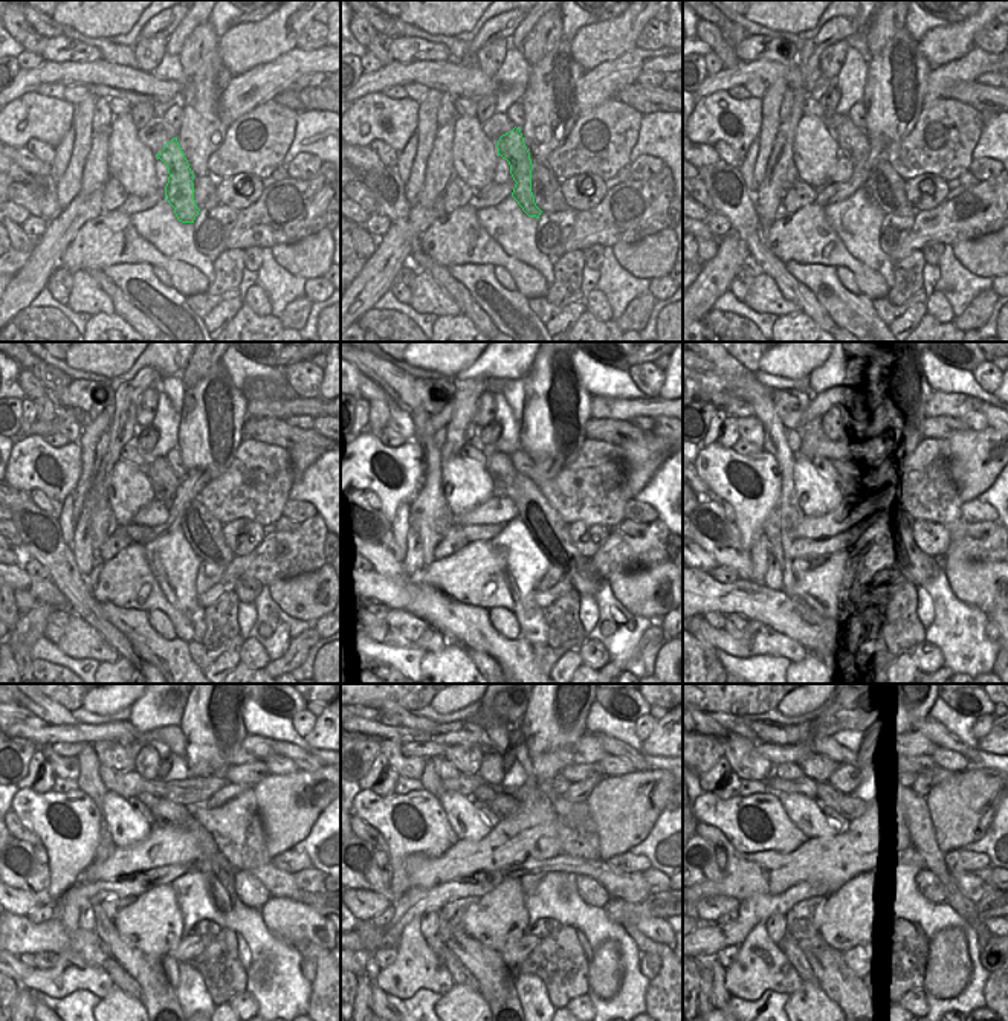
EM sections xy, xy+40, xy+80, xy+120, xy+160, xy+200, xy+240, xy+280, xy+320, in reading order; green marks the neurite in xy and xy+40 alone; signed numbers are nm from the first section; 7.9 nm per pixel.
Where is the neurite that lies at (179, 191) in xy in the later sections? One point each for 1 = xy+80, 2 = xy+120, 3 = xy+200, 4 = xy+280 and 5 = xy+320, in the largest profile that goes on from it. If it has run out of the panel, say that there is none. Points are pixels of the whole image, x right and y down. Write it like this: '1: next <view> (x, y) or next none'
1: next xy+80 (852, 142)
2: next xy+120 (165, 481)
3: next xy+200 (843, 463)
4: next xy+280 (484, 792)
5: next xy+320 (825, 791)

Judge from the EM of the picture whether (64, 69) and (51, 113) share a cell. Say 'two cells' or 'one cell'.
two cells

